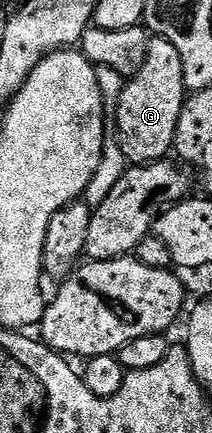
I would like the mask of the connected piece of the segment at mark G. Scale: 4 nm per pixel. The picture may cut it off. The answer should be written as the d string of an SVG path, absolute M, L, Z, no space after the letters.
M151 36L144 67L140 67L138 74L127 80L116 114L118 142L131 166L161 161L173 150L180 111L186 105L187 96L180 51L176 51L176 47L168 43L168 39Z

